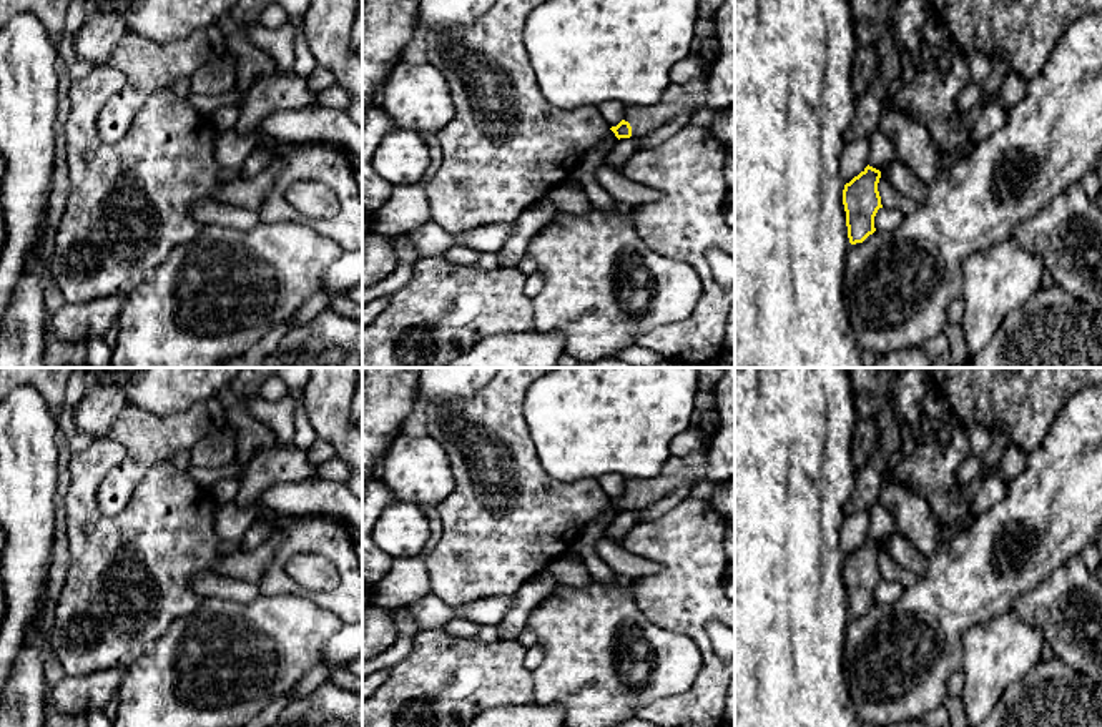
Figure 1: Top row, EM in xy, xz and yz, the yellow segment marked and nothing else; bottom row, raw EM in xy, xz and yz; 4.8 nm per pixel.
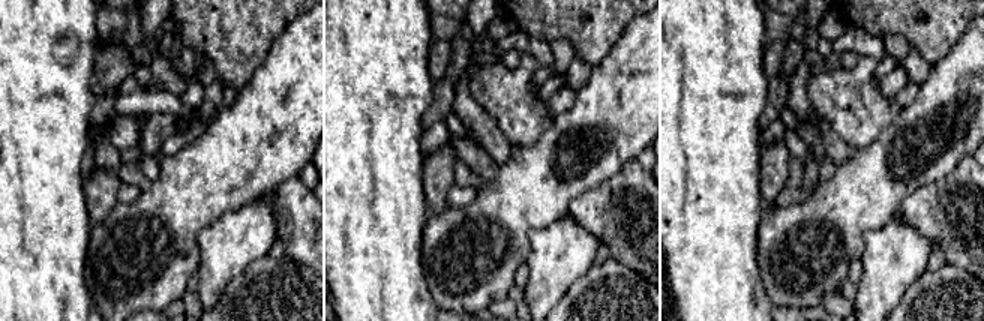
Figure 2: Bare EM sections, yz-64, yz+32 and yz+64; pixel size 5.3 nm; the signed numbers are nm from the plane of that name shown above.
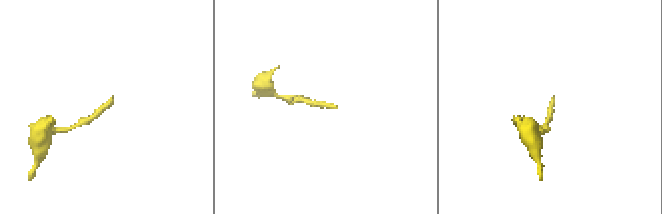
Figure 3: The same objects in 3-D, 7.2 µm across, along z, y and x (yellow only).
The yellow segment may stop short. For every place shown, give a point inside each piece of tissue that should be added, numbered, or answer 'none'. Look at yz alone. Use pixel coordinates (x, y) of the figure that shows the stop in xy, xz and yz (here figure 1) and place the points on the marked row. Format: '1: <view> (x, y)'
none

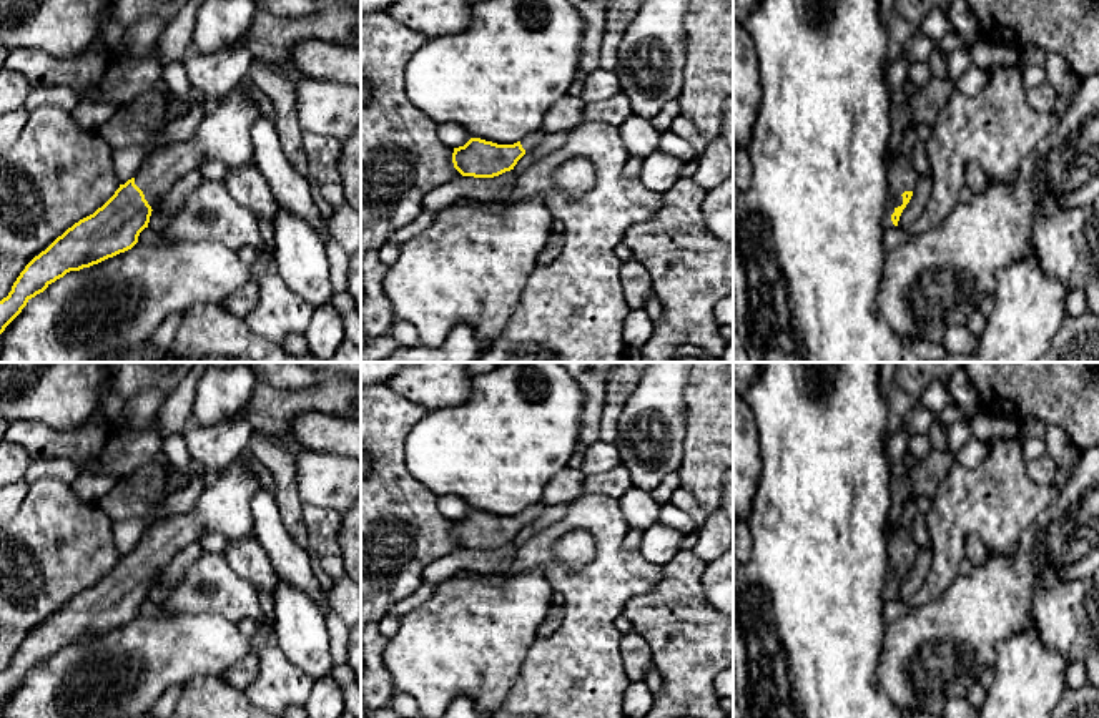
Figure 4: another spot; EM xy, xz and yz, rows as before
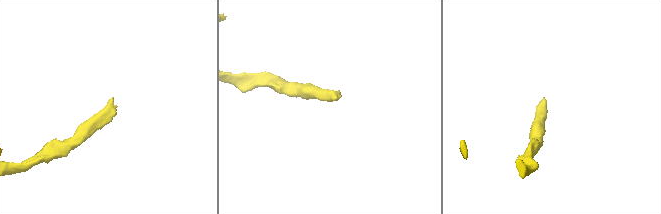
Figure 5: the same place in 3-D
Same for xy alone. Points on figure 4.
1: xy (225, 133)

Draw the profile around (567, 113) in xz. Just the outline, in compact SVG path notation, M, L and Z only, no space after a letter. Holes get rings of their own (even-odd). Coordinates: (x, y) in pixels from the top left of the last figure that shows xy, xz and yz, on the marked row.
M565 95L545 113L540 131L545 135L572 131L584 123L585 105L580 96Z

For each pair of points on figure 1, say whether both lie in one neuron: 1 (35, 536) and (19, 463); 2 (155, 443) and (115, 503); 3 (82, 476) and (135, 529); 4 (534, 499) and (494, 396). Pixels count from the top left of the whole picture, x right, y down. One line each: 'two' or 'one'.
1: one
2: one
3: one
4: one

